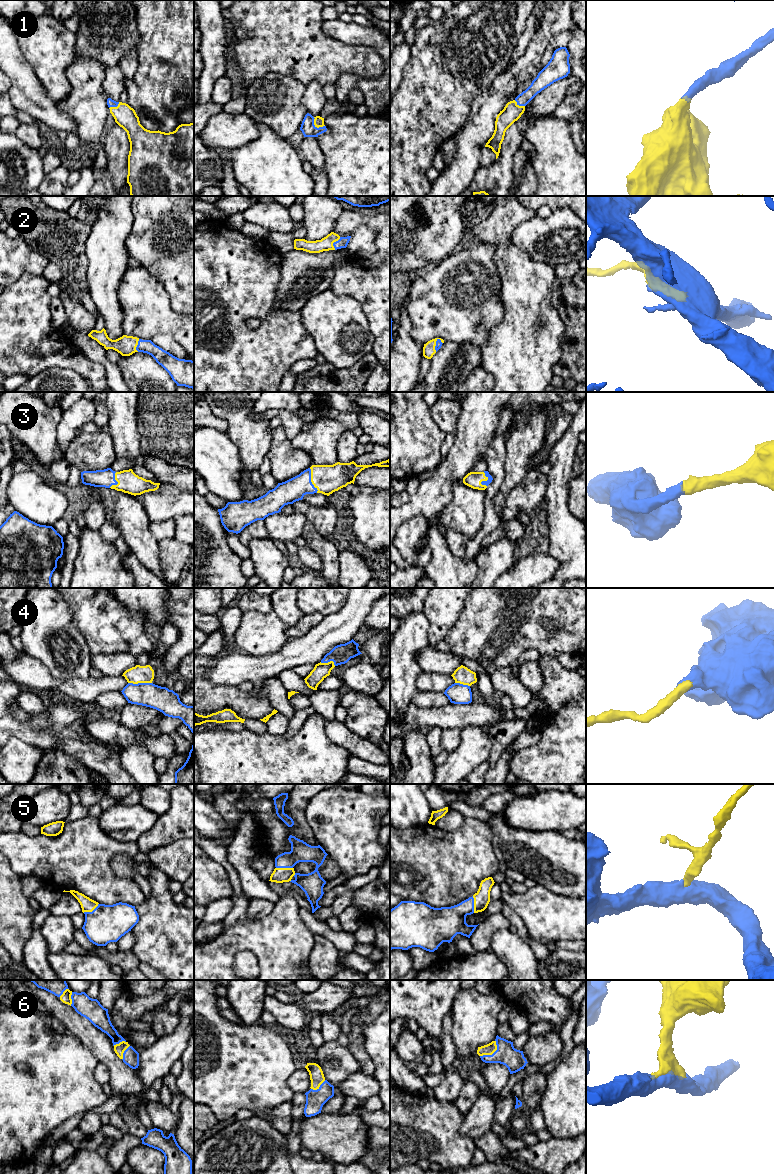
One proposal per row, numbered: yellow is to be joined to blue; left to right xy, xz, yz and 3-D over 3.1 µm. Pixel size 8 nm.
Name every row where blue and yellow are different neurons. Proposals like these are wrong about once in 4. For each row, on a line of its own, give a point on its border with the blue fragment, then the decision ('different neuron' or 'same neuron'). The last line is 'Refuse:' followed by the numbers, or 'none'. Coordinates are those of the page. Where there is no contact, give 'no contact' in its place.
1: contact xz (316, 127); same neuron
2: contact yz (436, 345); same neuron
3: contact xz (310, 480); same neuron
4: contact xy (140, 683); different neuron
5: contact xz (284, 867); same neuron
6: contact yz (493, 1053); same neuron
Refuse: 4

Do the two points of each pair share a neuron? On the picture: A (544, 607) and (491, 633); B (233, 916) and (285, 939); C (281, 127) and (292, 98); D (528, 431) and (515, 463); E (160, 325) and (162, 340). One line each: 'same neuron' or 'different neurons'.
A: same neuron
B: different neurons
C: same neuron
D: same neuron
E: different neurons

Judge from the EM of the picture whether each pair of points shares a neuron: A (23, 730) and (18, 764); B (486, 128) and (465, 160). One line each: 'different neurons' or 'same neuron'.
A: different neurons
B: same neuron

